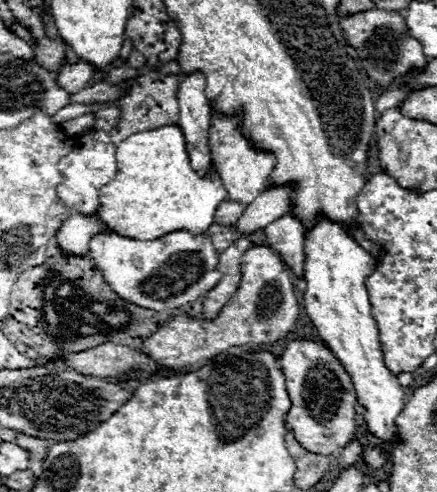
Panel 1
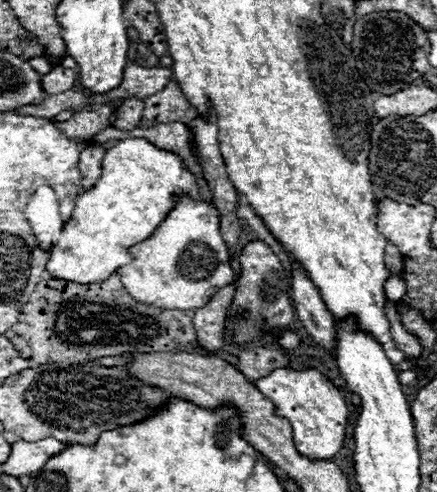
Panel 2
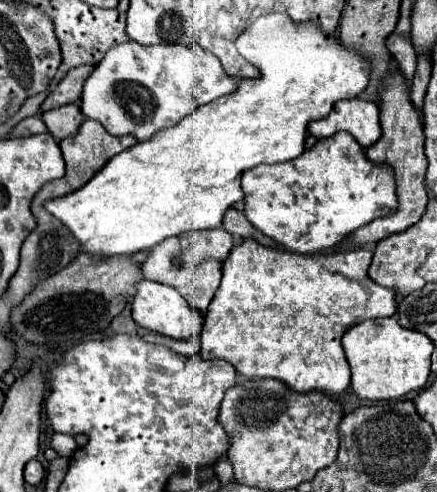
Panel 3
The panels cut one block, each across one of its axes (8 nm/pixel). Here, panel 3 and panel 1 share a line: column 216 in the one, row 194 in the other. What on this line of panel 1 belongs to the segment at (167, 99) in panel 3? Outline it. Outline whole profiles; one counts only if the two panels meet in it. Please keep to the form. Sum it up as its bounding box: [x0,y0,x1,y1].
[58,130,118,214]

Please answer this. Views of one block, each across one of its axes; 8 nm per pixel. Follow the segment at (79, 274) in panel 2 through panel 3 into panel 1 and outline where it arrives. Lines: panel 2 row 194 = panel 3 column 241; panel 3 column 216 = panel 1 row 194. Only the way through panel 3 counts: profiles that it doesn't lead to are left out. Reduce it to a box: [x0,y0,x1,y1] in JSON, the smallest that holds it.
[56,126,228,256]

